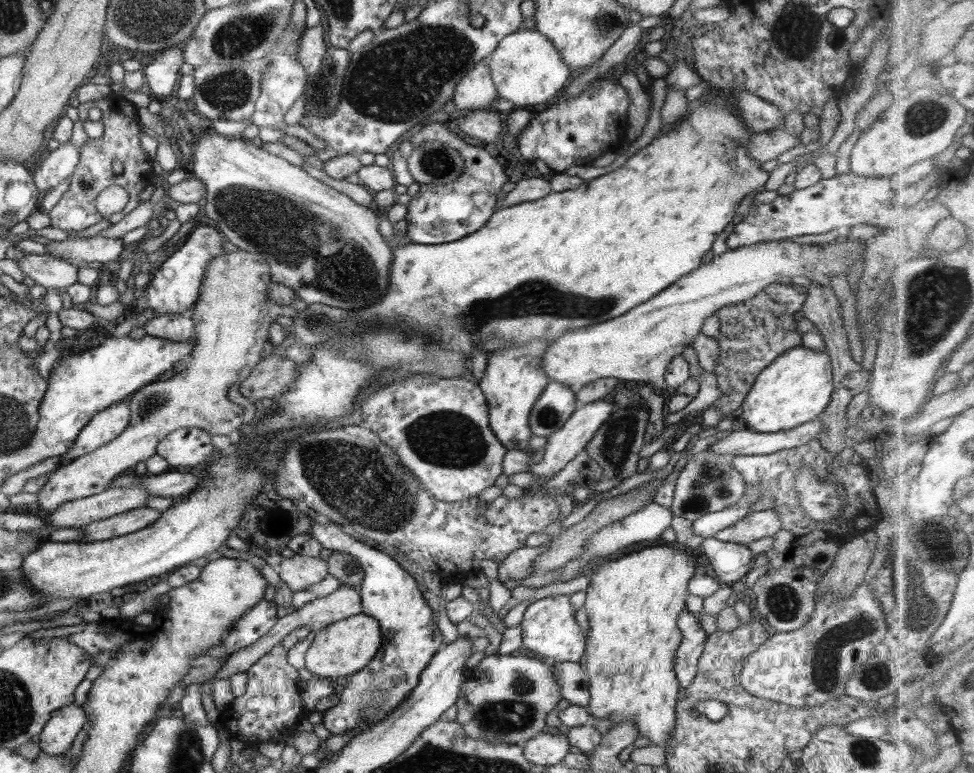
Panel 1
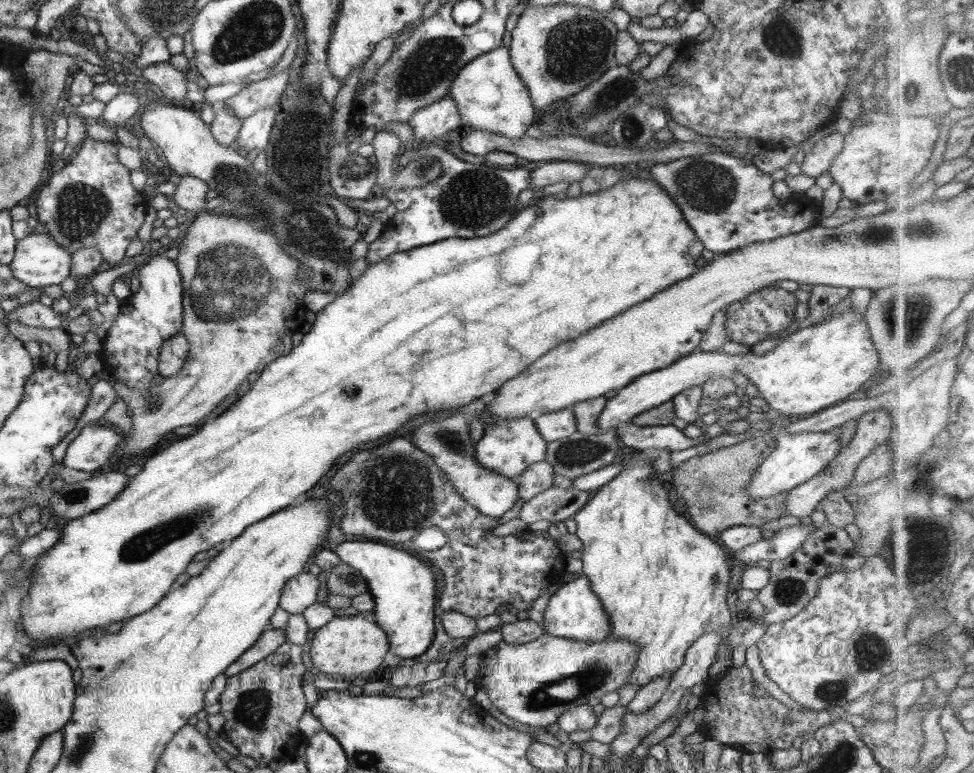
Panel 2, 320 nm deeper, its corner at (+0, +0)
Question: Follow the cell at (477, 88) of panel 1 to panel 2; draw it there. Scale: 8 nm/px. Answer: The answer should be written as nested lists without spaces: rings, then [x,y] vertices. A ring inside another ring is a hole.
[[[447,95],[412,114],[407,122],[414,136],[409,146],[417,147],[420,144],[435,143],[437,138],[460,126],[461,118],[454,99]]]

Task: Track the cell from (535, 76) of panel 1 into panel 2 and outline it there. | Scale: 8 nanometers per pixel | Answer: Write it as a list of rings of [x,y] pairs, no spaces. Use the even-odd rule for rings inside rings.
[[[504,45],[481,54],[460,69],[449,86],[448,95],[458,107],[461,125],[474,130],[485,130],[506,138],[522,138],[536,118],[528,89],[514,70],[509,48]]]

